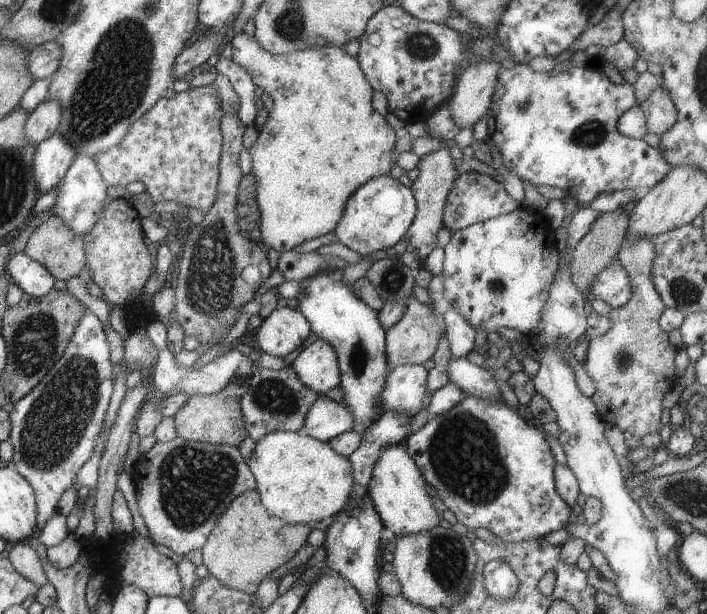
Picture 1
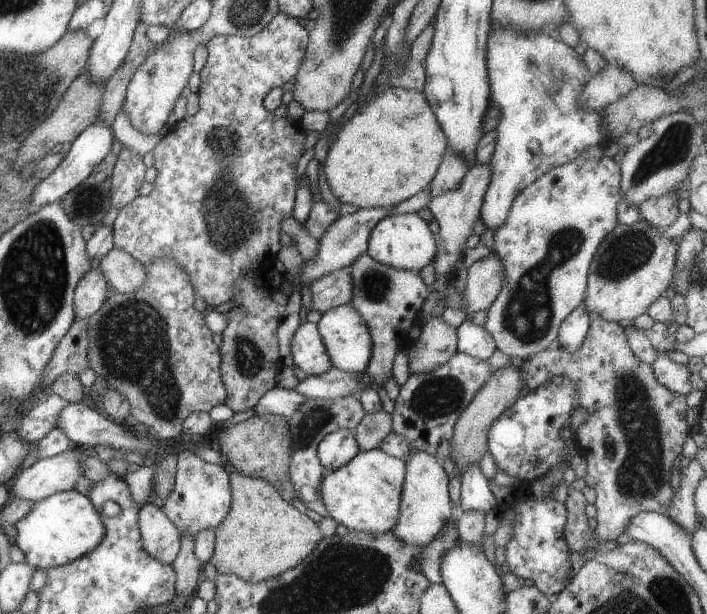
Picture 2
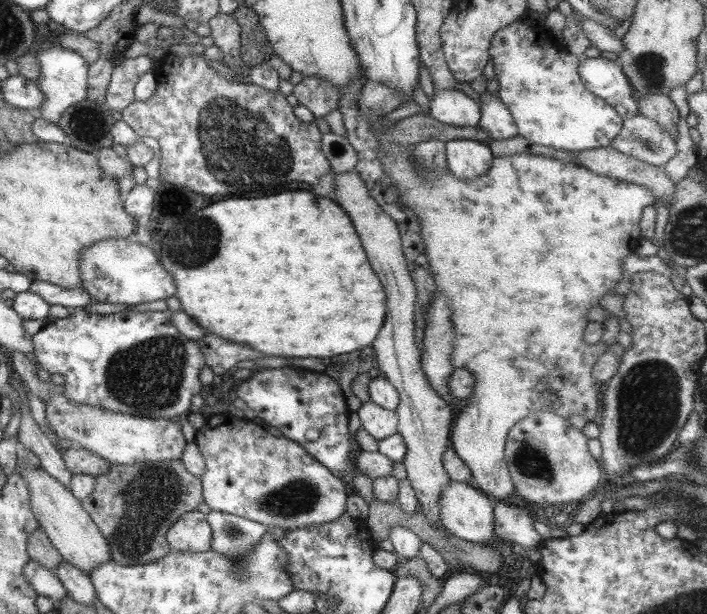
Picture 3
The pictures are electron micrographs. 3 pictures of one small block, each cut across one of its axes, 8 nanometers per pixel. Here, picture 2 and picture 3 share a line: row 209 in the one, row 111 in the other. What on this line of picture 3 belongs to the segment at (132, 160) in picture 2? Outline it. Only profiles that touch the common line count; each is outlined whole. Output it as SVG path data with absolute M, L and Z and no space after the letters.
M137 56L137 58L125 58L121 63L113 66L103 105L117 112L127 108L134 100L133 86L137 78L151 70L153 61L149 56Z

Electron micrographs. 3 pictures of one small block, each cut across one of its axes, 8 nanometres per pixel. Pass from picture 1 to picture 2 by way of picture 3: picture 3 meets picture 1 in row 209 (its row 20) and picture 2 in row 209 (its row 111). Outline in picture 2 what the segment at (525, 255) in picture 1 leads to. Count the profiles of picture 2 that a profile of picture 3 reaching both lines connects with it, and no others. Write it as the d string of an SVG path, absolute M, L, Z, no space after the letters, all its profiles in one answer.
M579 156L571 162L565 163L561 166L555 166L550 168L547 172L544 172L537 180L530 182L523 190L519 191L519 194L515 196L511 203L511 208L505 216L505 222L495 230L493 233L493 245L491 246L492 252L501 260L501 266L503 266L503 286L497 294L497 298L491 303L491 306L487 309L487 316L483 328L489 332L489 336L493 338L496 349L503 354L507 354L509 357L517 356L517 358L525 359L532 354L535 354L543 349L550 348L555 345L556 336L558 335L558 326L561 321L573 312L580 302L583 302L586 297L586 274L589 268L589 263L593 258L593 254L599 246L599 242L605 238L606 234L609 234L615 225L617 225L617 202L621 200L619 191L620 181L620 166L617 166L613 159L605 156L601 156L598 159L584 159Z

